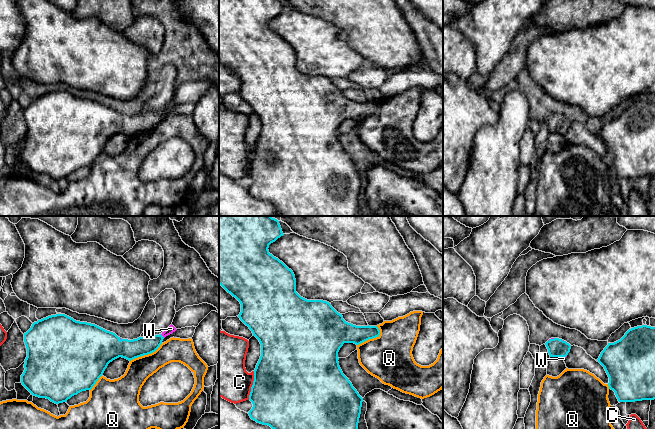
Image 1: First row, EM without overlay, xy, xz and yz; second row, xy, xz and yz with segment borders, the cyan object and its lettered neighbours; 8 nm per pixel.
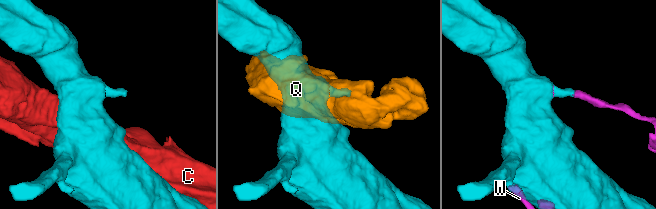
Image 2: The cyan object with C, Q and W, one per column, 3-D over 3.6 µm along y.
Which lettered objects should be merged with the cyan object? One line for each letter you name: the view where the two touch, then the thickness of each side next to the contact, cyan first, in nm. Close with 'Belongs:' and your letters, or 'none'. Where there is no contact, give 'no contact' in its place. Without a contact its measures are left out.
W: meets cyan in xy; 150 nm thick on the cyan side, 60 nm on the other
Belongs: W

